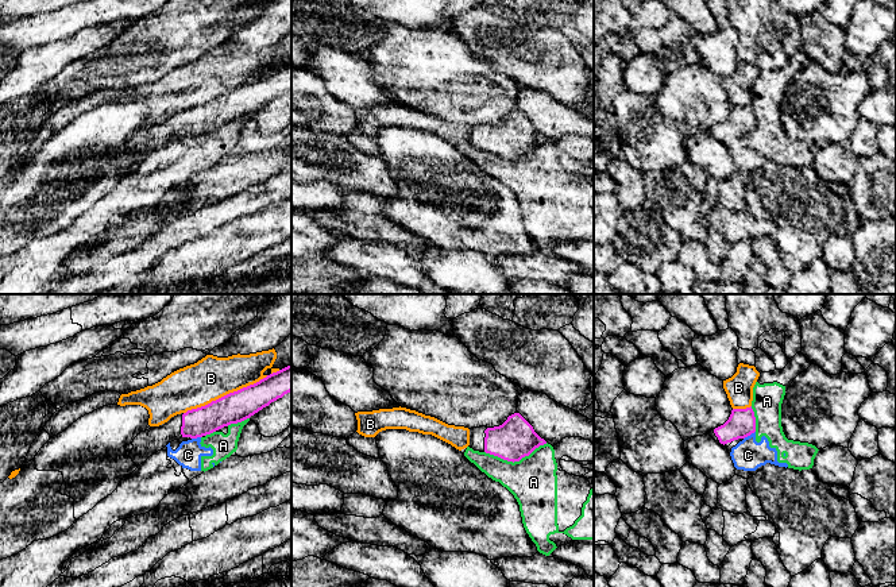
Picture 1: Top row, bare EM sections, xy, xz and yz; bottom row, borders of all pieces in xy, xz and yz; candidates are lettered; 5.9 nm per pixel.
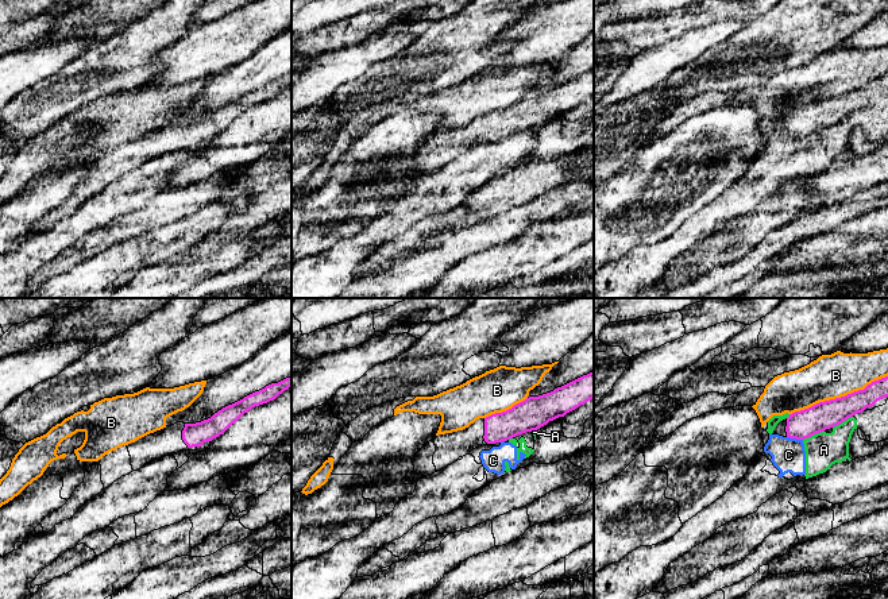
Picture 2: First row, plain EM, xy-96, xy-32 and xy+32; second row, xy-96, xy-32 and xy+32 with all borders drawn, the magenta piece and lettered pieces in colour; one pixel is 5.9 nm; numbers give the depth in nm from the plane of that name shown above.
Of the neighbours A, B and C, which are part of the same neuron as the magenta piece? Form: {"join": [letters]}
{"join": []}

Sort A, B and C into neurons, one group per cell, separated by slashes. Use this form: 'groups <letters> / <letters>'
groups A C / B

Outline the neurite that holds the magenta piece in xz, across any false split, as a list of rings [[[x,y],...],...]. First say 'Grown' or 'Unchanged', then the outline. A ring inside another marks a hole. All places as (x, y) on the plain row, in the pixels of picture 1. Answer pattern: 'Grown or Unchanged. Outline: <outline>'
Grown. Outline: [[[520,111],[509,113],[499,124],[470,127],[470,146],[513,161],[529,154],[544,142],[547,139]]]

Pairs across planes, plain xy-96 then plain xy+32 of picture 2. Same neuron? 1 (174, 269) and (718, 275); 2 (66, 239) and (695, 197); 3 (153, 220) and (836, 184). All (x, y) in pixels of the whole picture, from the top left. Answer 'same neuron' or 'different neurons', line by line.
1: different neurons
2: different neurons
3: same neuron

